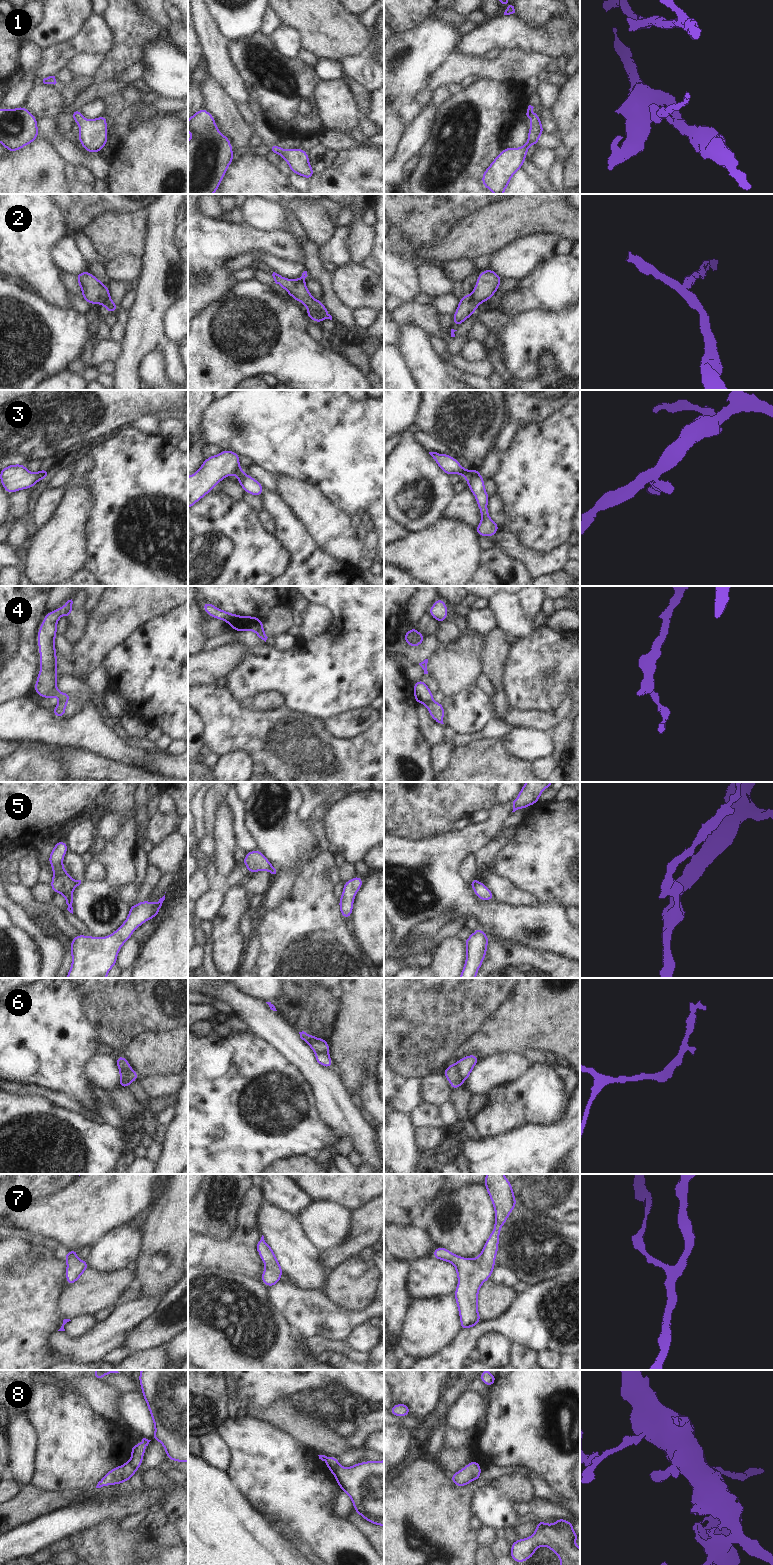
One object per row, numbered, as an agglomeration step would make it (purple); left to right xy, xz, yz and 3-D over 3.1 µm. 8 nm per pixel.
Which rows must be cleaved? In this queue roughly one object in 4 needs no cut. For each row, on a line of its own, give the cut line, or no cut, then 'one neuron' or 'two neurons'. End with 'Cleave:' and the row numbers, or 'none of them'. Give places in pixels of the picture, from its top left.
1: no cut | one neuron
2: xy (109, 295), (100, 303) | two neurons
3: yz (469, 471), (464, 476) | two neurons
4: xy (60, 699), (68, 700) | two neurons
5: xz (273, 867), (270, 871) | two neurons
6: yz (455, 1064), (463, 1081) | two neurons
7: no cut | one neuron
8: xy (128, 1462), (135, 1470) | two neurons
Cleave: 2, 3, 4, 5, 6, 8

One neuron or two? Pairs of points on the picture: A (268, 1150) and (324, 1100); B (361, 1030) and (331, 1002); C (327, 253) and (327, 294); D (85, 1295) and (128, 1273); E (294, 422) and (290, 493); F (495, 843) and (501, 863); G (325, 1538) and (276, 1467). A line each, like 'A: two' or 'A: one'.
A: two
B: two
C: two
D: one
E: two
F: two
G: one

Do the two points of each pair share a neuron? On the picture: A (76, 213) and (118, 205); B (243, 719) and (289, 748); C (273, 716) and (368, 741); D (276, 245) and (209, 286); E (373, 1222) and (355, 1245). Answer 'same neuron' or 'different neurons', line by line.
A: same neuron
B: same neuron
C: same neuron
D: same neuron
E: same neuron

